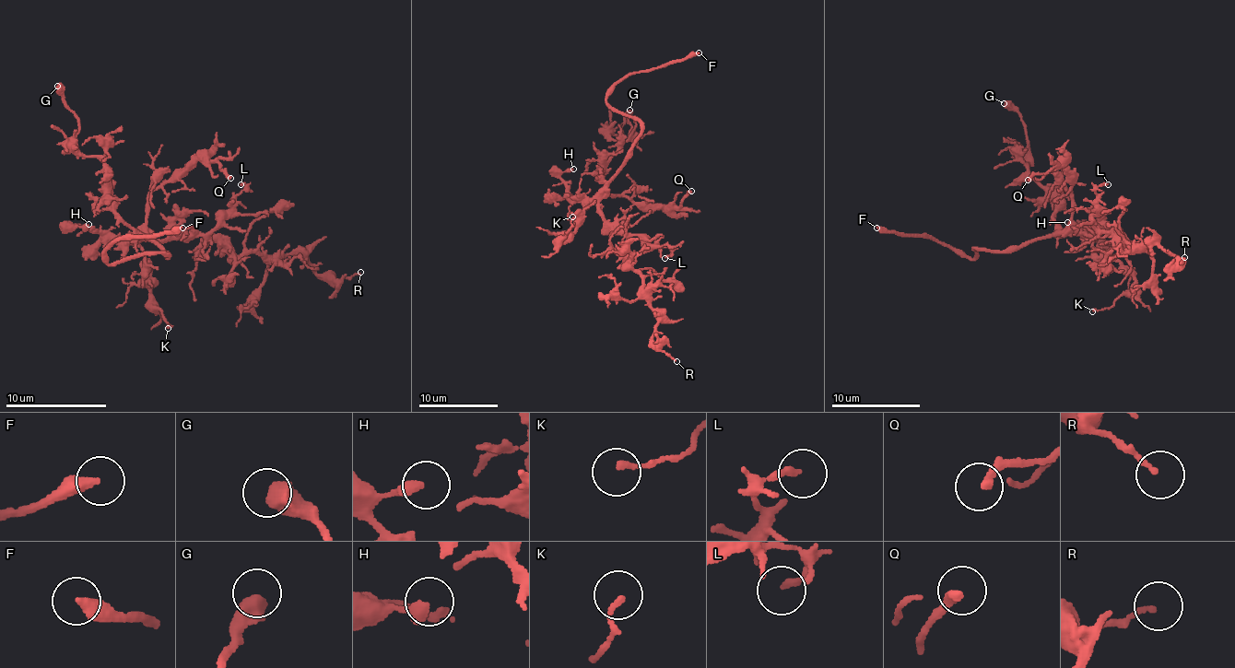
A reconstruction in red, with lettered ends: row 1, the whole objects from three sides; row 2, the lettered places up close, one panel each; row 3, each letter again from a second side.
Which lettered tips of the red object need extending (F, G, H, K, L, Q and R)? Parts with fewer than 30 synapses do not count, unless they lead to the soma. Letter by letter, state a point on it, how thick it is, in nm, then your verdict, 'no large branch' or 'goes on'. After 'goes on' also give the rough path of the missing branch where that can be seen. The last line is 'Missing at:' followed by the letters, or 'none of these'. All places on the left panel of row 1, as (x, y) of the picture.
F: place (182, 228); calibre 380 nm; goes on
G: place (57, 86); calibre 600 nm; no large branch
H: place (88, 224); calibre 240 nm; no large branch
K: place (168, 328); calibre 160 nm; no large branch
L: place (241, 184); calibre 180 nm; no large branch
Q: place (230, 178); calibre 240 nm; no large branch
R: place (360, 272); calibre 140 nm; no large branch
Missing at: F

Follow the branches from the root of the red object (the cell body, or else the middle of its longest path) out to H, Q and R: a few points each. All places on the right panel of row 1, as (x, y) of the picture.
H: (1055, 237), (1094, 235), (1091, 228), (1086, 228), (1083, 222), (1067, 222)
Q: (1055, 237), (1070, 221), (1072, 183), (1064, 174), (1063, 165), (1054, 165), (1028, 180)
R: (1055, 237), (1094, 234), (1098, 229), (1112, 231), (1121, 246), (1159, 243), (1181, 260), (1180, 264), (1184, 257)

